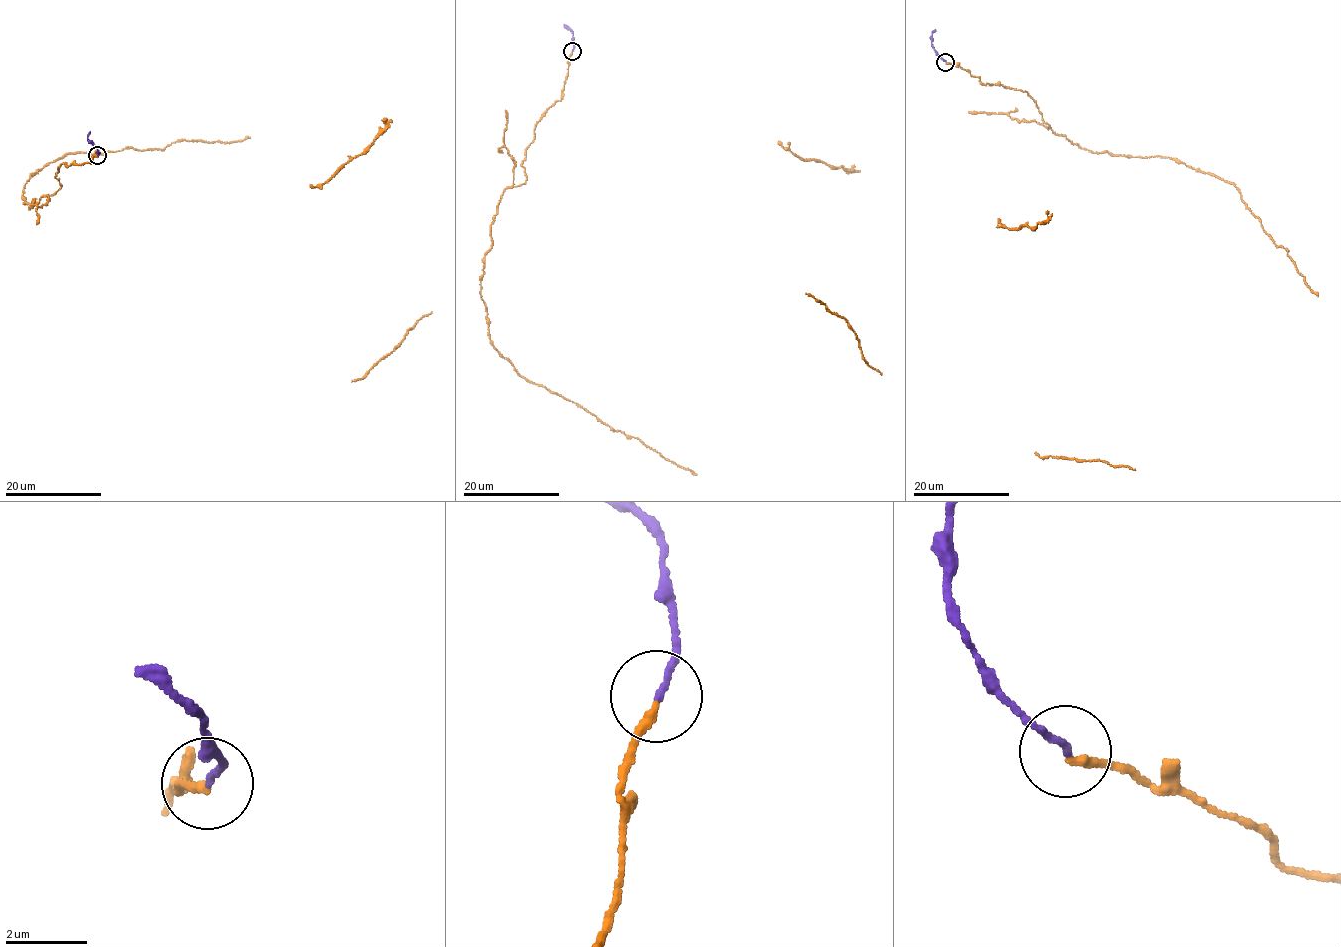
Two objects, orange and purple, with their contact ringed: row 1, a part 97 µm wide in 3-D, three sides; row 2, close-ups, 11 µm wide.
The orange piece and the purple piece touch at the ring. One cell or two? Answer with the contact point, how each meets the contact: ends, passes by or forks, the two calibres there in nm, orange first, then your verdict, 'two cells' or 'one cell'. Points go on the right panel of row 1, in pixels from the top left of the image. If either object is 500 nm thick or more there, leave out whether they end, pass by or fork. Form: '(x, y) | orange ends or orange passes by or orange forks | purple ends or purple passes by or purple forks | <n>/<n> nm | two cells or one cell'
(945, 62) | orange ends | purple ends | 200/150 nm | one cell

